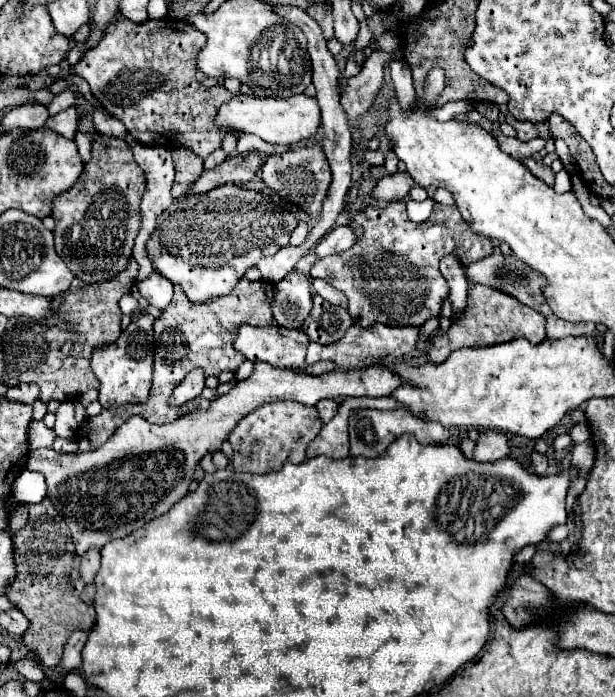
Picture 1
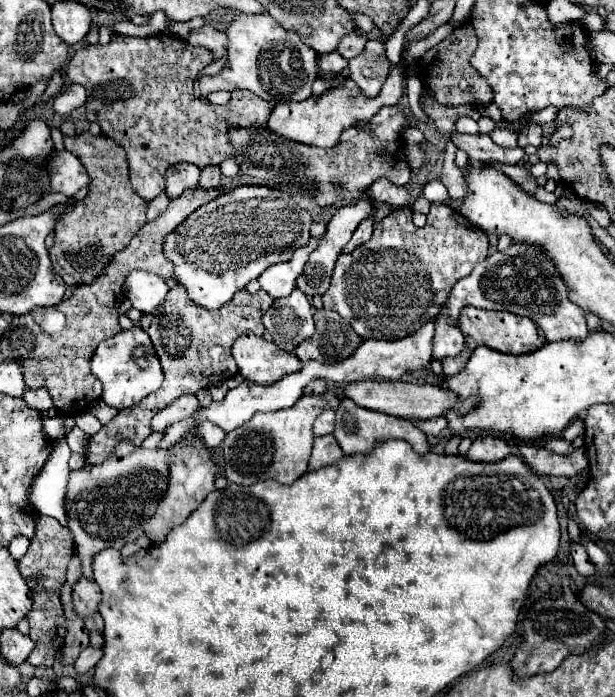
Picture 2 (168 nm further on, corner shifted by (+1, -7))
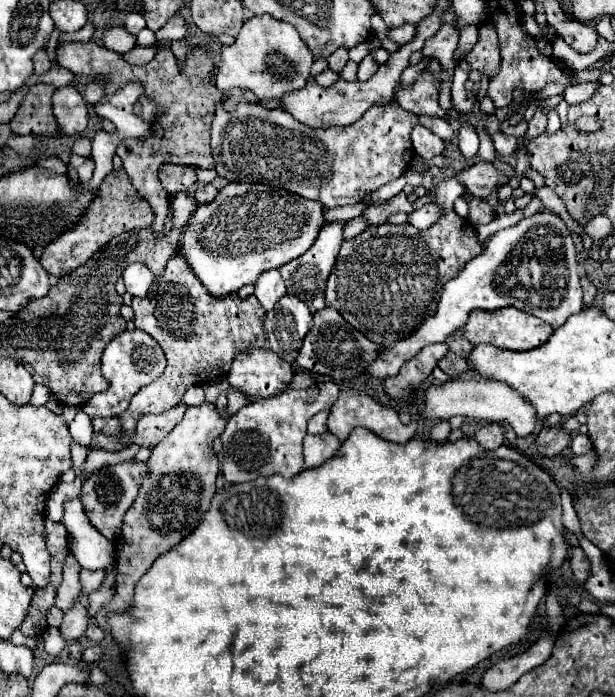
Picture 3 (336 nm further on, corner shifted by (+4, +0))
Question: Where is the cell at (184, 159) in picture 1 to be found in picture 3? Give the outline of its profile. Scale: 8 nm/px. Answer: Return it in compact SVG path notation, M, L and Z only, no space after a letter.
M166 163L160 167L160 183L170 195L178 191L188 191L196 183L196 169L188 165Z

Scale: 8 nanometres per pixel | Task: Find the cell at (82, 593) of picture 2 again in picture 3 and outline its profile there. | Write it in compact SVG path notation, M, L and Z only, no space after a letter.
M76 599L74 605L64 613L64 621L60 625L60 633L62 633L62 637L66 641L80 639L84 635L86 627L88 627L88 623L90 623L88 609L80 599Z

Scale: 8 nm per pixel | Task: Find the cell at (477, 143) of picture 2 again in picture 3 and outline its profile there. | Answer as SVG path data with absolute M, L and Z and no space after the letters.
M420 117L420 125L424 125L426 129L430 129L434 135L438 135L444 143L450 143L450 141L454 141L454 137L456 137L456 133L454 133L454 129L452 129L452 125L446 121L446 119L442 119L442 117Z

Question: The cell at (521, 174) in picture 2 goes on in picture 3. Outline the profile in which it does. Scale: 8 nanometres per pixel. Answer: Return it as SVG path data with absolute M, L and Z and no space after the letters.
M478 161L460 173L460 181L466 185L466 189L472 195L486 199L494 189L508 183L508 177L500 173L494 163Z

